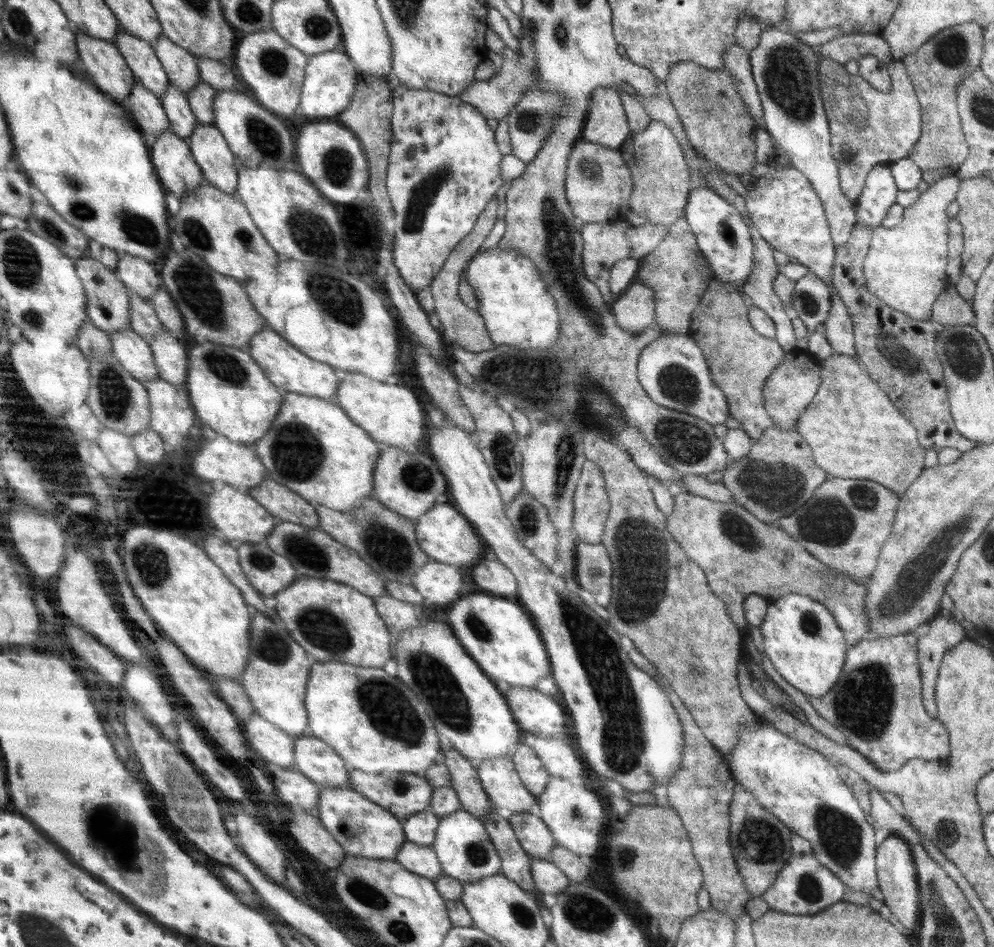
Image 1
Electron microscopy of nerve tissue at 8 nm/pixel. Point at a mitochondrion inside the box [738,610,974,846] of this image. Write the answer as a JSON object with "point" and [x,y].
{"point":[863,703]}

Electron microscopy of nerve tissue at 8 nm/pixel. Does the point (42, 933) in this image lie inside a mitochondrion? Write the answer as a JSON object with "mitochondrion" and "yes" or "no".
{"mitochondrion":"yes"}

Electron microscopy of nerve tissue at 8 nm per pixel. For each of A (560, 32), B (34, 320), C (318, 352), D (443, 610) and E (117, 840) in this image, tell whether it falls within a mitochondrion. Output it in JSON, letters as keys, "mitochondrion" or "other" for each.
{"A":"mitochondrion","B":"mitochondrion","C":"other","D":"other","E":"other"}

